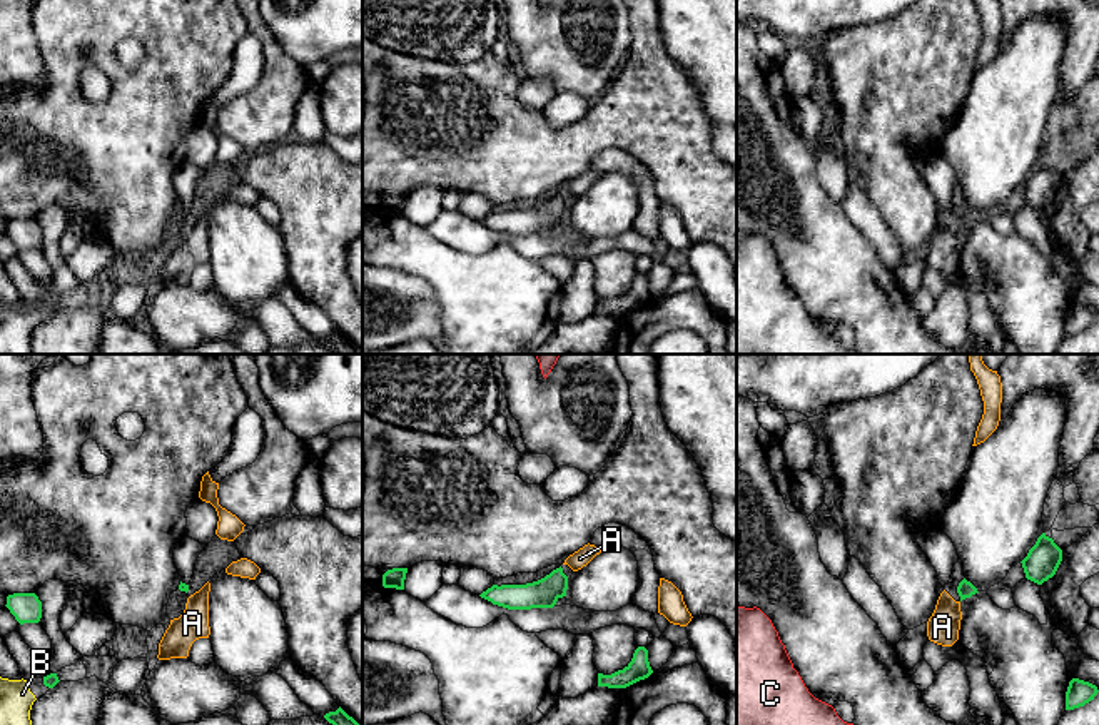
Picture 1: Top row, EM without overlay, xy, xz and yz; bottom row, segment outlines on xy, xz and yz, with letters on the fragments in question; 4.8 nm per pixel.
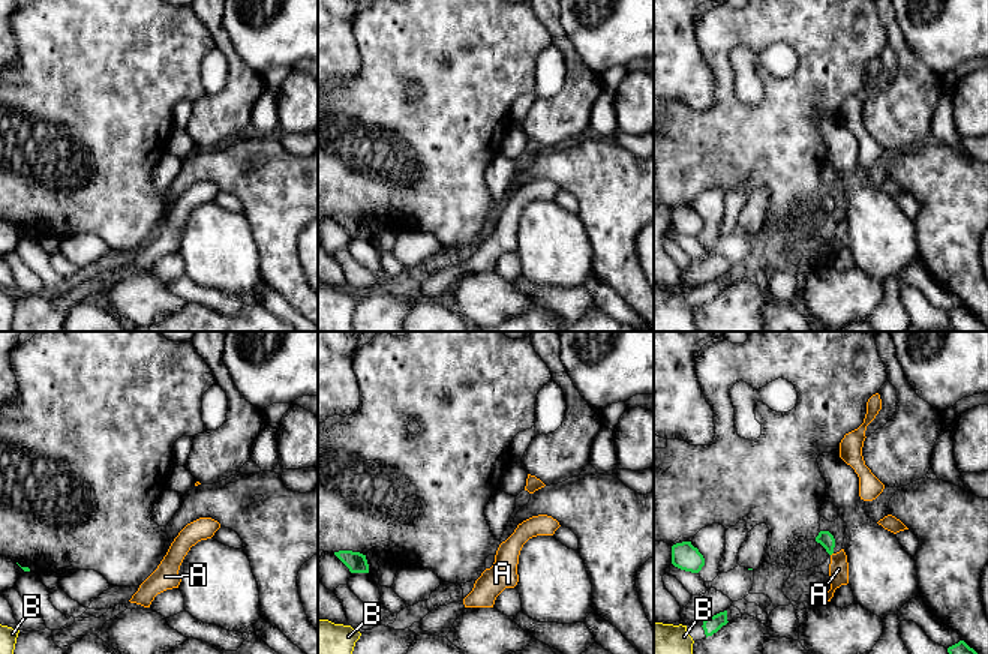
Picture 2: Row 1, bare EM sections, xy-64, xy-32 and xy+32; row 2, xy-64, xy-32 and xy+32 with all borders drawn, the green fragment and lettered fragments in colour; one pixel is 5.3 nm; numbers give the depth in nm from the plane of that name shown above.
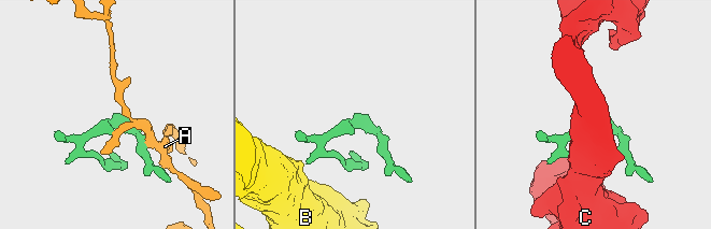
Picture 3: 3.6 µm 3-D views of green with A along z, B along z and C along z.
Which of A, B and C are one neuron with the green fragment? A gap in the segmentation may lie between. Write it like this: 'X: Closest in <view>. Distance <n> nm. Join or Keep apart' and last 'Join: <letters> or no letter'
A: Closest in yz. Distance 0 nm. Keep apart
B: Closest in xy. Distance 70 nm. Join
C: Closest in yz. Distance 800 nm. Keep apart
Join: B

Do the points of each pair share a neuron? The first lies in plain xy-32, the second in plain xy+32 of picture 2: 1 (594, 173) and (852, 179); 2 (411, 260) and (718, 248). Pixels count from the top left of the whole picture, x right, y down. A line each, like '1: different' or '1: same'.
1: different
2: same

